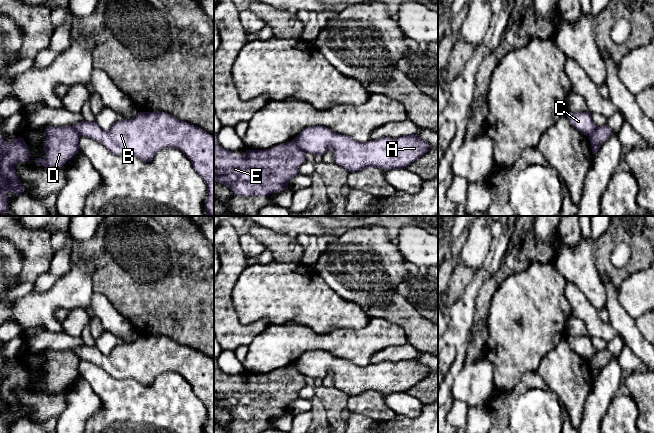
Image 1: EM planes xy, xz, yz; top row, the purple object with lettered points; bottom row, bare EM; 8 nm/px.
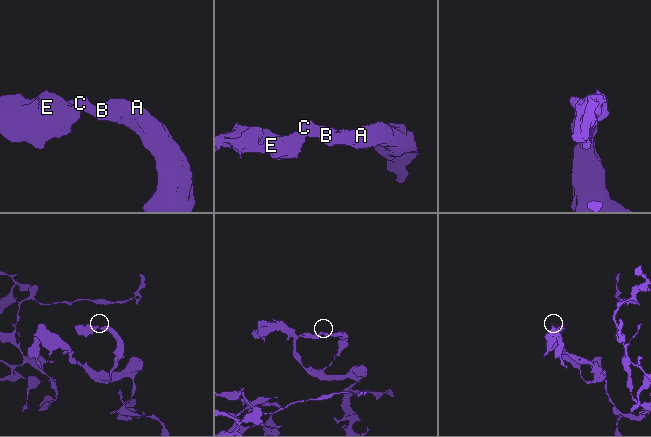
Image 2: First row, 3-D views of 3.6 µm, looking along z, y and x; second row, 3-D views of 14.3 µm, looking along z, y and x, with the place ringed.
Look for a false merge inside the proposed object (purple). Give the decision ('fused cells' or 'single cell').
fused cells

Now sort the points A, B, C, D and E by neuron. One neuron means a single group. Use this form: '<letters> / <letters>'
A B C / D E

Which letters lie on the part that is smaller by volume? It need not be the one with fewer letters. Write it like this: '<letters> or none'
D, E

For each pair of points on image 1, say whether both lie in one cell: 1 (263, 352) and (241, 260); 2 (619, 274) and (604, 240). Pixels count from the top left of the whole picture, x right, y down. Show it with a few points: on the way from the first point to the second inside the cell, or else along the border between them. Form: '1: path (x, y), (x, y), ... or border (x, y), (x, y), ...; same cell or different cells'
1: border (269, 324), (247, 345); different cells
2: path (610, 268), (604, 262), (604, 249); same cell

